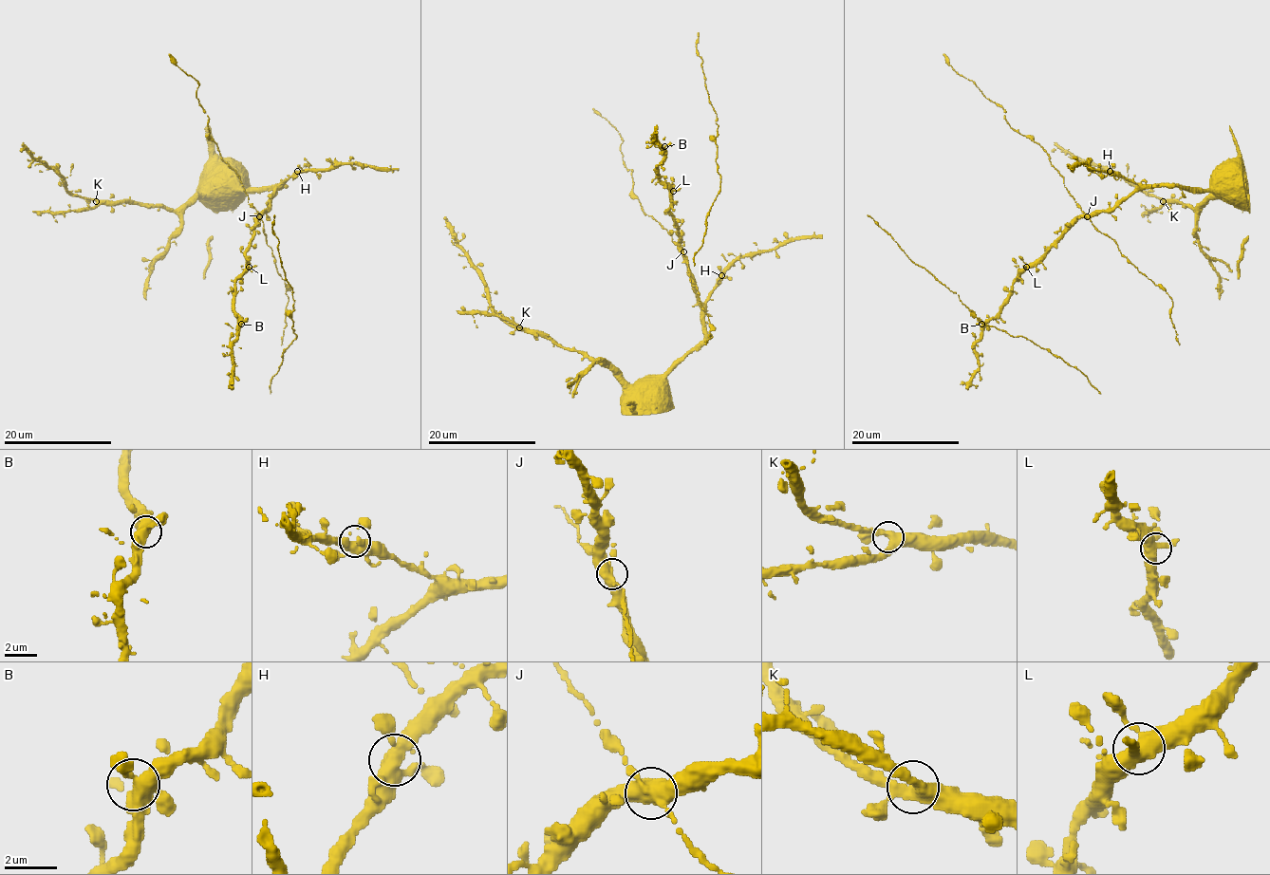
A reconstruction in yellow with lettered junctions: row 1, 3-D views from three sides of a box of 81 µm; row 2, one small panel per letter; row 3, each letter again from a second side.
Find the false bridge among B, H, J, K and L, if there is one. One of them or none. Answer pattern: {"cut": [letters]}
{"cut": []}

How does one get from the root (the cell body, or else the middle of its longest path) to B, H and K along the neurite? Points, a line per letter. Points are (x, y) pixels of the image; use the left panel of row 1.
B: (274, 192), (270, 205), (257, 217), (254, 237), (246, 252), (246, 271), (235, 284), (233, 310), (241, 324)
H: (274, 192), (278, 185), (297, 171)
K: (274, 192), (280, 185), (211, 189), (178, 209), (96, 201)

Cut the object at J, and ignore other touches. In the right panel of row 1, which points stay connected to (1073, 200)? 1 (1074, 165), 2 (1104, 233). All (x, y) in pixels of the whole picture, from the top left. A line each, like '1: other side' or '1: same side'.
1: other side
2: same side

